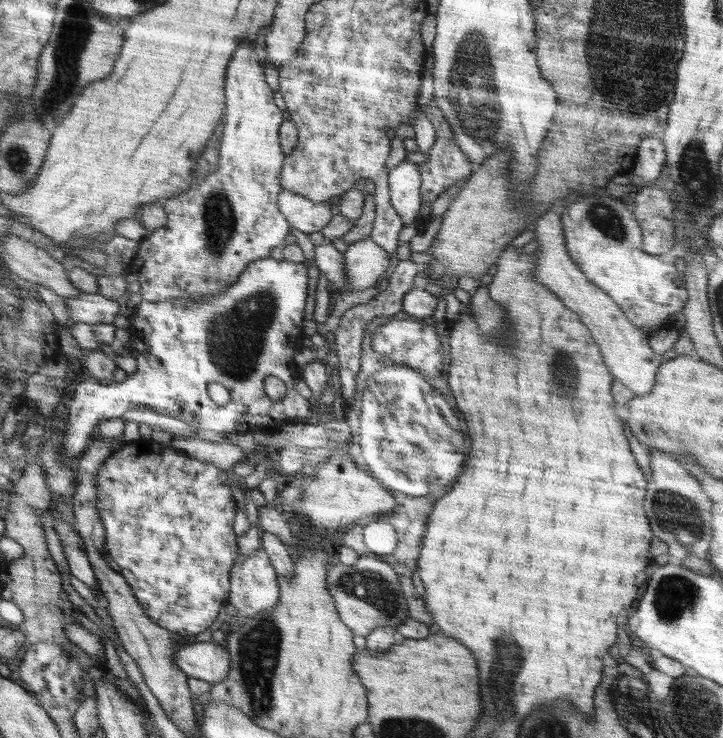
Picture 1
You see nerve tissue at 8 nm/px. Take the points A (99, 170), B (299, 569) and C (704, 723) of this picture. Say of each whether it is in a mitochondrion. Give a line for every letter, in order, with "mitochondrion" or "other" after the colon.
A: other
B: other
C: mitochondrion

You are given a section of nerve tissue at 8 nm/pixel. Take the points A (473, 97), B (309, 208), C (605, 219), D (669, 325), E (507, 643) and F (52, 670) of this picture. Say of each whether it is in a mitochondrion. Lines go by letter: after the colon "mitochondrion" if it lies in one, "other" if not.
A: mitochondrion
B: other
C: mitochondrion
D: other
E: mitochondrion
F: mitochondrion

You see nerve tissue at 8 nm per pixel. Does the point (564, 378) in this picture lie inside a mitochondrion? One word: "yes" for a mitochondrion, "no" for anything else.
yes

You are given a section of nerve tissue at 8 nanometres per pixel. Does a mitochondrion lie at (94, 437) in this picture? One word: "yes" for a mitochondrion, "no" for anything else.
no

